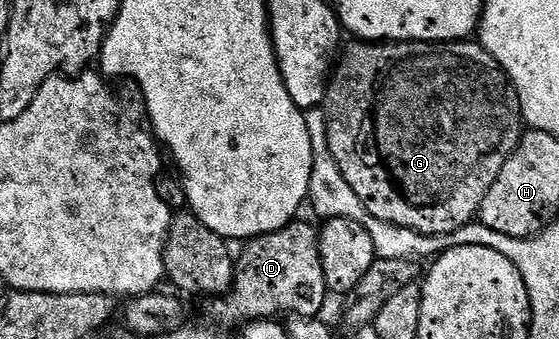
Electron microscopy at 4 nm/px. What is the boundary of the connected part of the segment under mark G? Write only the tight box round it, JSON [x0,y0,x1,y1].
[323,40,523,234]

